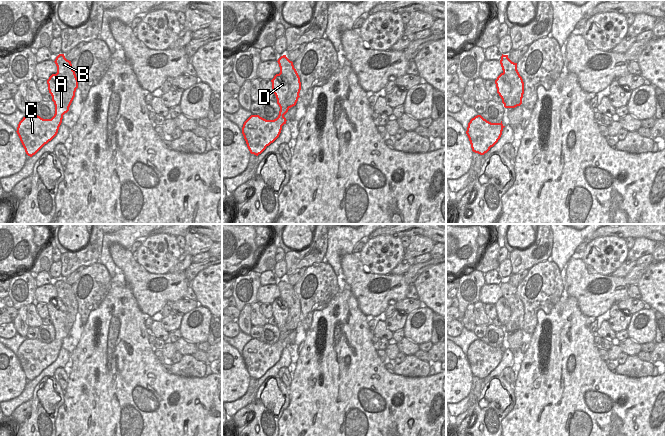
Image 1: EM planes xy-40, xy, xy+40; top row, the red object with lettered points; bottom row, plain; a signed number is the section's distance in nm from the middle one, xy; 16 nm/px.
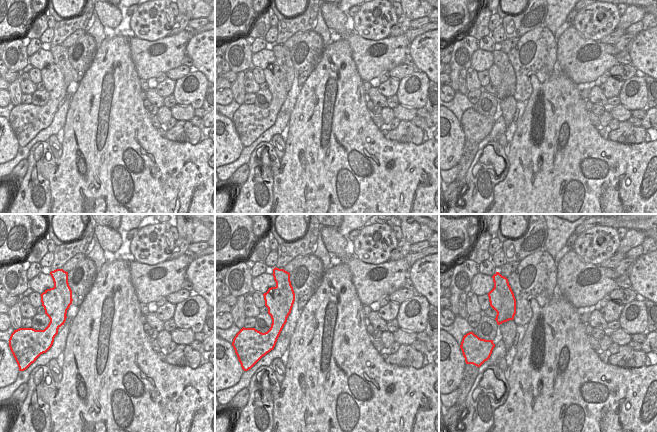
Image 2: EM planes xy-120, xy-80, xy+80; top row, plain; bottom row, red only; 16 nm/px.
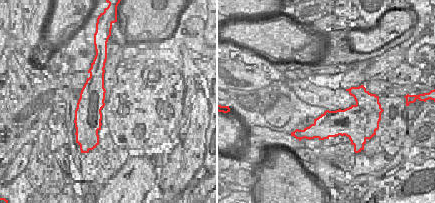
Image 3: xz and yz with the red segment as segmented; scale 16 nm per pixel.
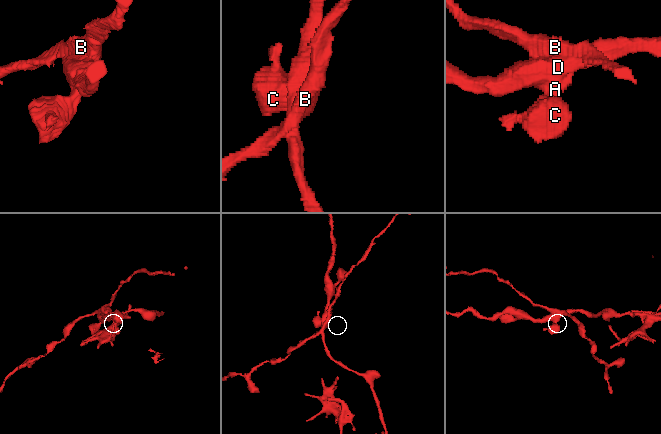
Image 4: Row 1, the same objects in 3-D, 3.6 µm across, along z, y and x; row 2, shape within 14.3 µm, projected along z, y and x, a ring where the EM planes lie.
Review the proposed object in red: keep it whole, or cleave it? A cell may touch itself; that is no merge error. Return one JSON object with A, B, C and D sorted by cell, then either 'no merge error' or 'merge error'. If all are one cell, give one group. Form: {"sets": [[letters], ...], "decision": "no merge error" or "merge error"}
{"sets": [["A", "C", "D"], ["B"]], "decision": "merge error"}

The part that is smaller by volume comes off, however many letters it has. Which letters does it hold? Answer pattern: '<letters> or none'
B

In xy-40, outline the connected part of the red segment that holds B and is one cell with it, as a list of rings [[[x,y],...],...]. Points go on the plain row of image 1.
[[[59,278],[54,286],[57,290],[57,297],[63,302],[67,309],[65,326],[70,330],[75,321],[76,313],[78,312],[78,303],[72,292],[71,285],[67,284],[64,278]]]

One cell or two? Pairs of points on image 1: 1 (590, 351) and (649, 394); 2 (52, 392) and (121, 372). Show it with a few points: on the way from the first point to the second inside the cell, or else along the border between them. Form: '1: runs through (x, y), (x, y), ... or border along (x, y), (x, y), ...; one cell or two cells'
1: runs through (597, 368), (622, 393), (632, 394); one cell
2: border along (64, 391), (64, 402), (59, 407), (57, 414); two cells

